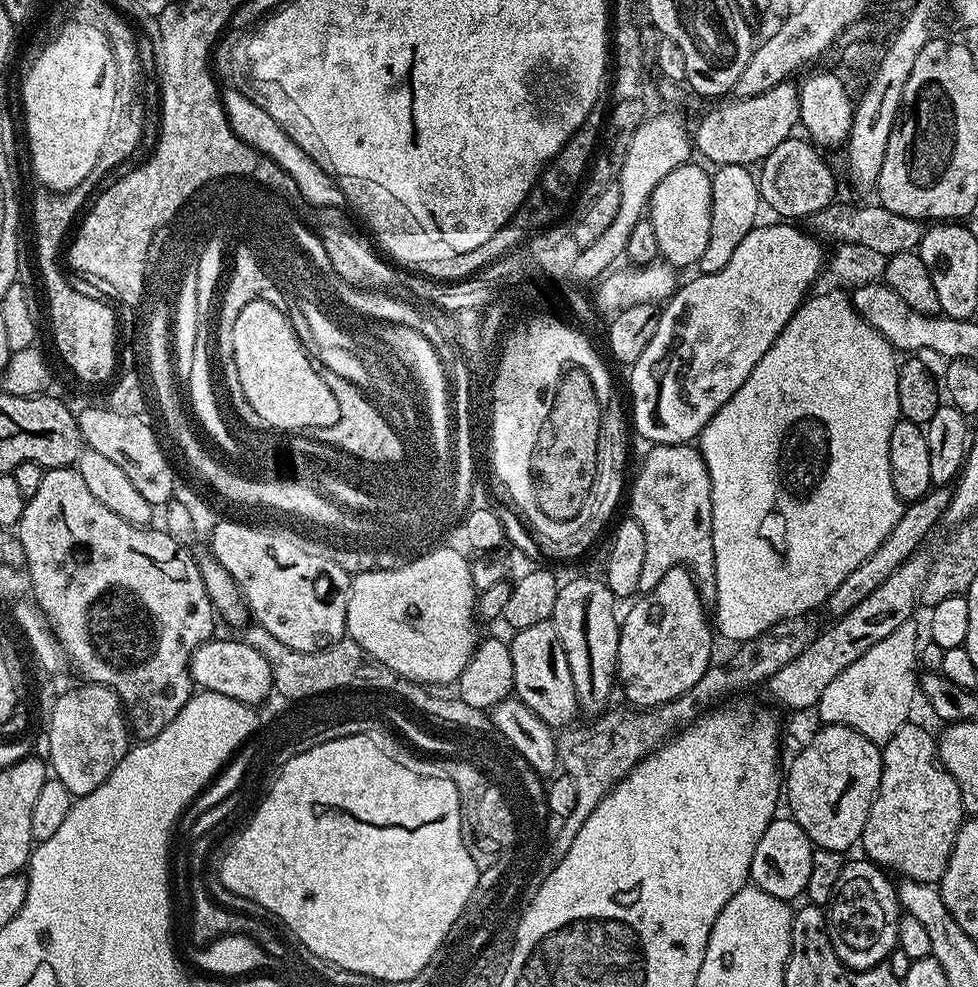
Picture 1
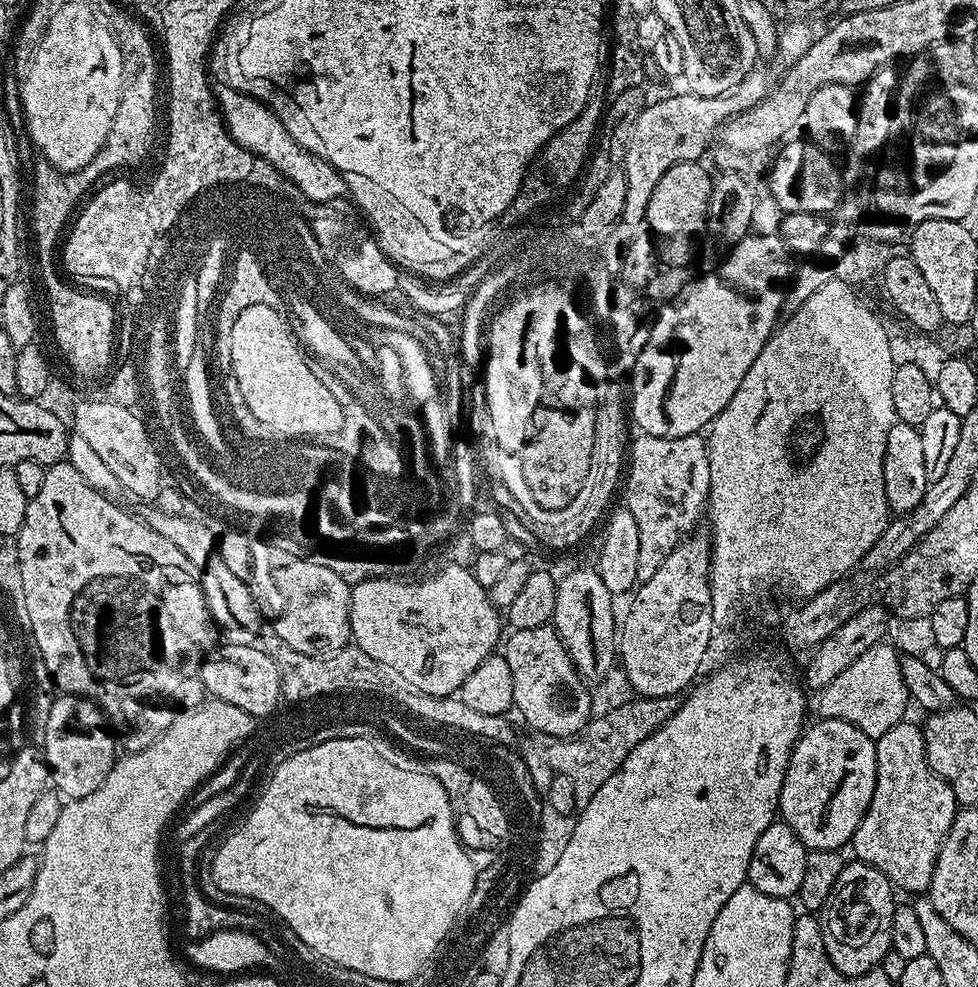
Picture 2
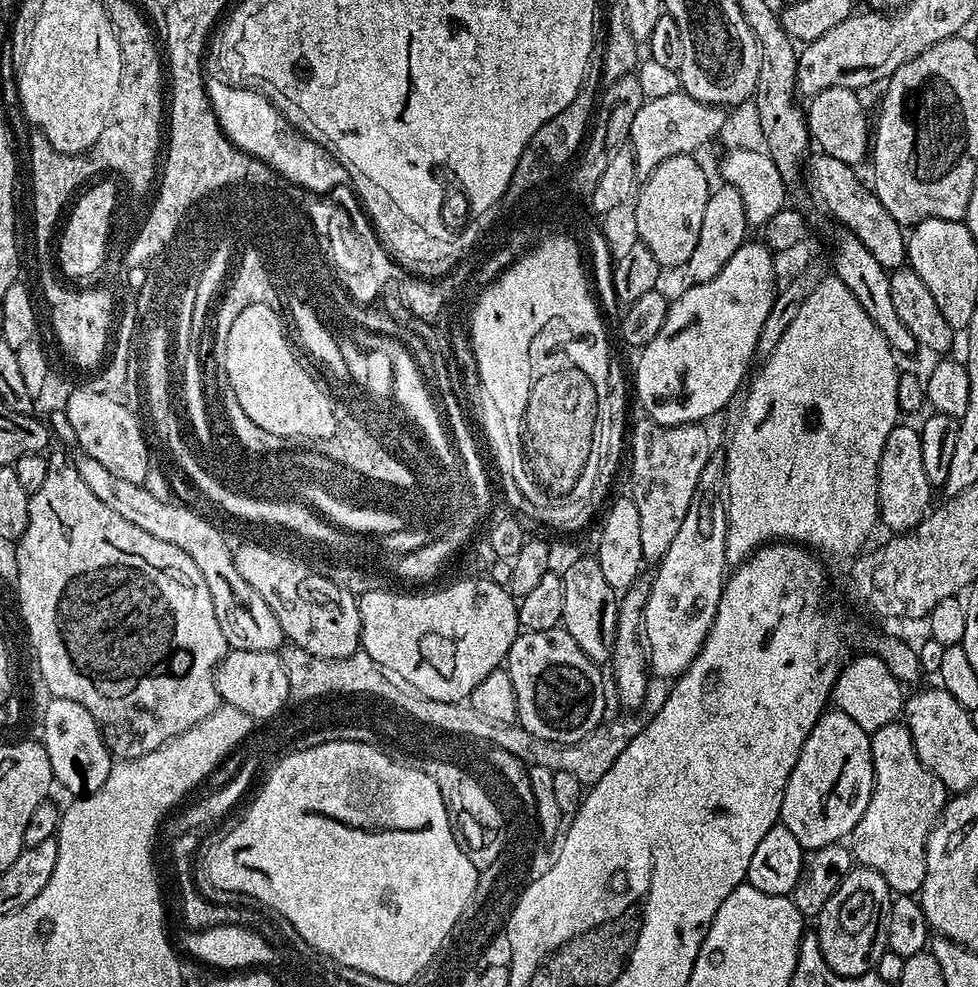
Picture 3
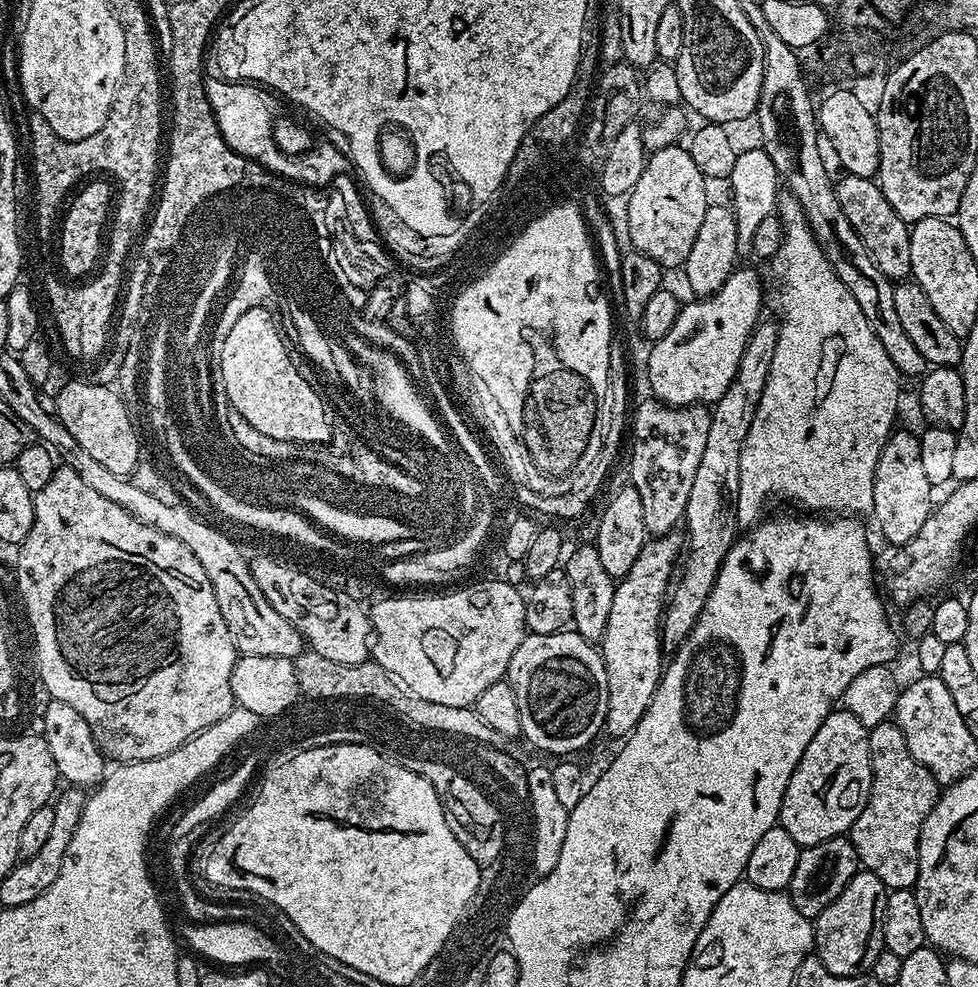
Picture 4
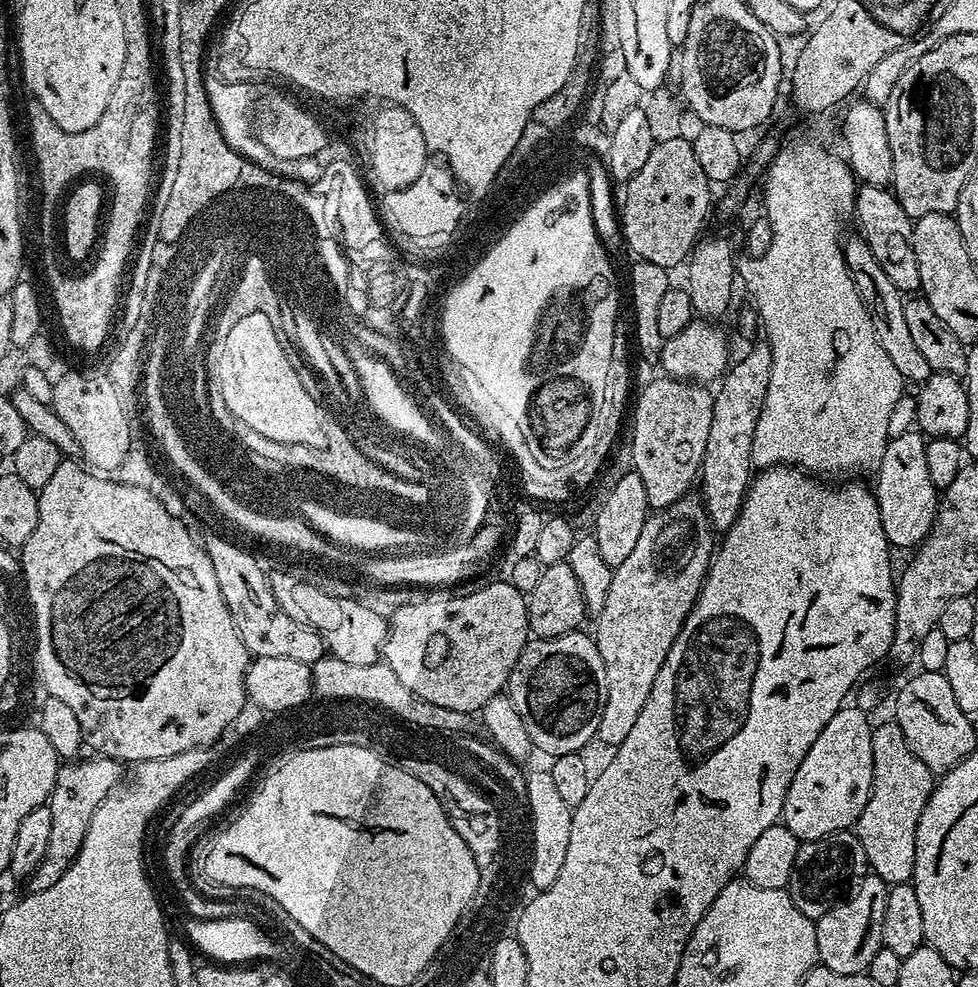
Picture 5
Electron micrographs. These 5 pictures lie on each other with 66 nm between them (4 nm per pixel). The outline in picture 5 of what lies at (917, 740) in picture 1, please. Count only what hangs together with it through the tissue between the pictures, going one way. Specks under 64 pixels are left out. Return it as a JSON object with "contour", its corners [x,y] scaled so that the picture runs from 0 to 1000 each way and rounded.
{"contour":[[[908,727],[905,734],[896,734],[892,740],[892,799],[881,825],[875,830],[873,846],[888,870],[891,887],[902,890],[904,895],[927,896],[935,886],[935,861],[939,829],[951,809],[955,797],[955,784],[930,760],[926,744]]]}

